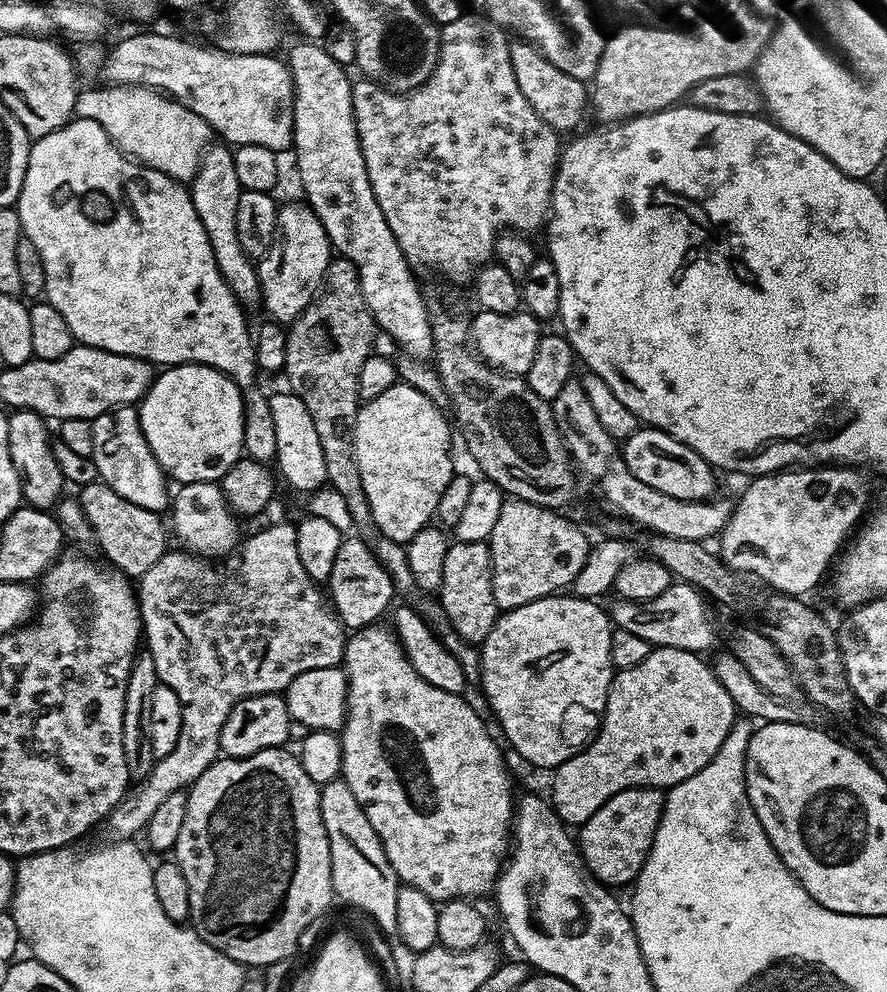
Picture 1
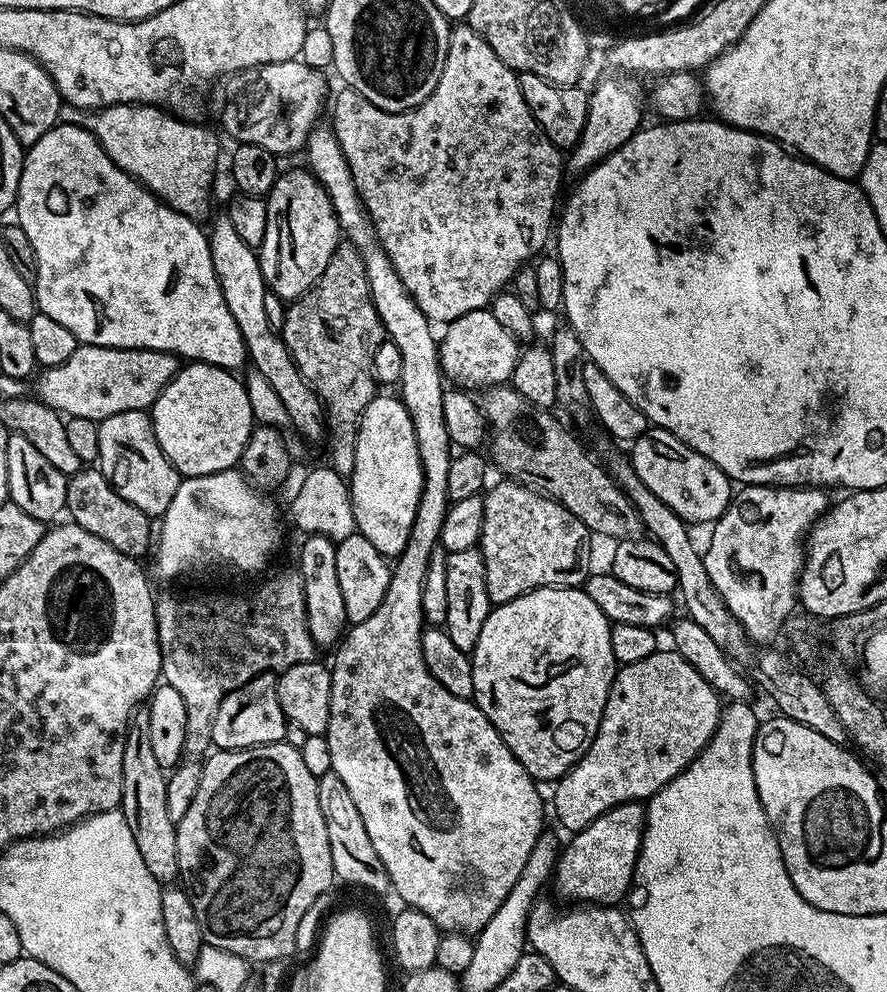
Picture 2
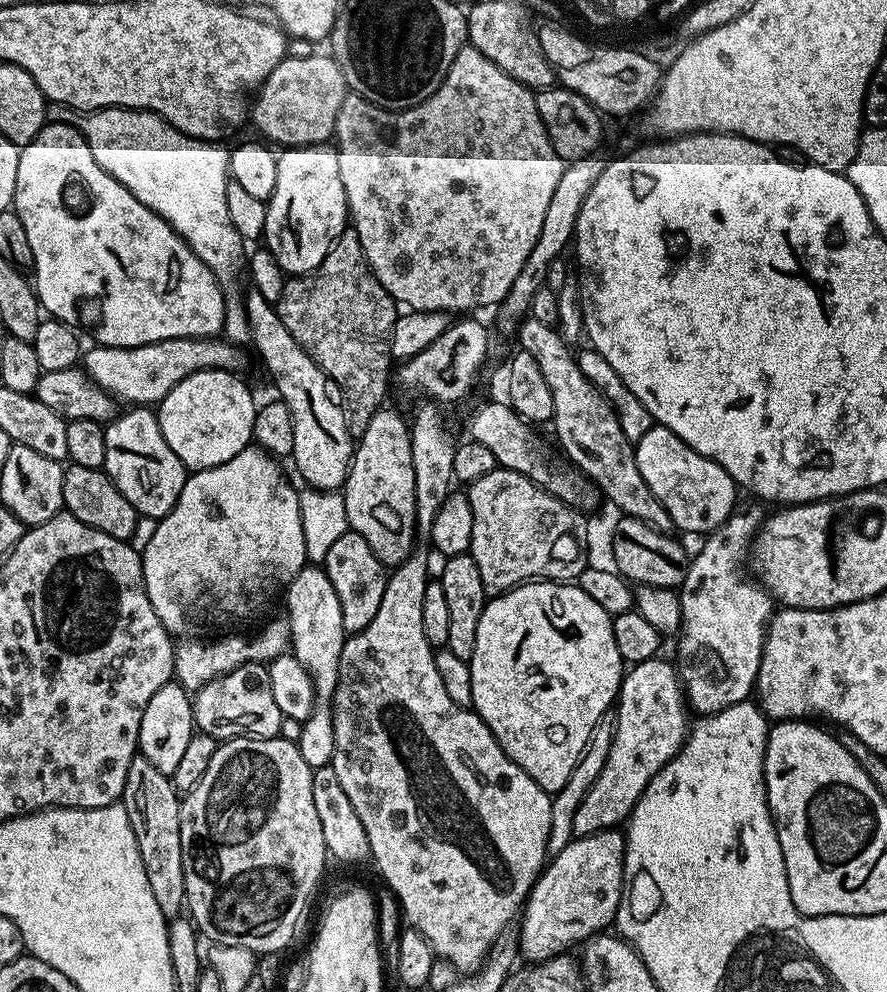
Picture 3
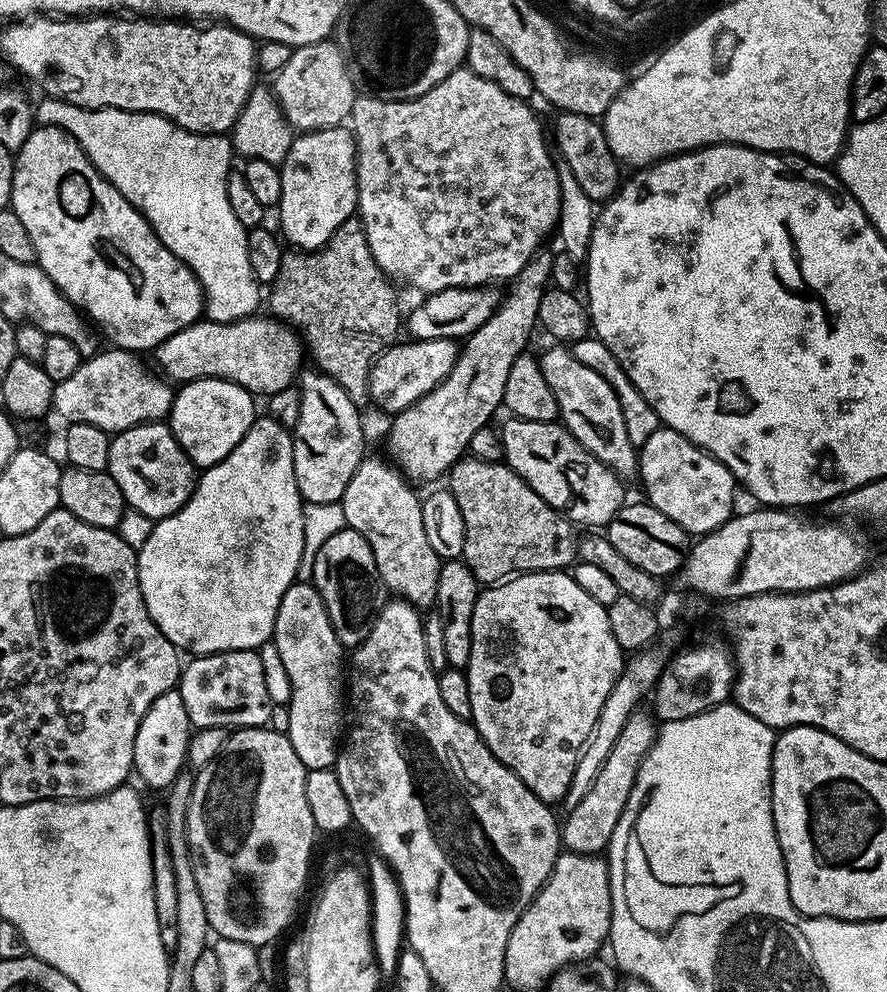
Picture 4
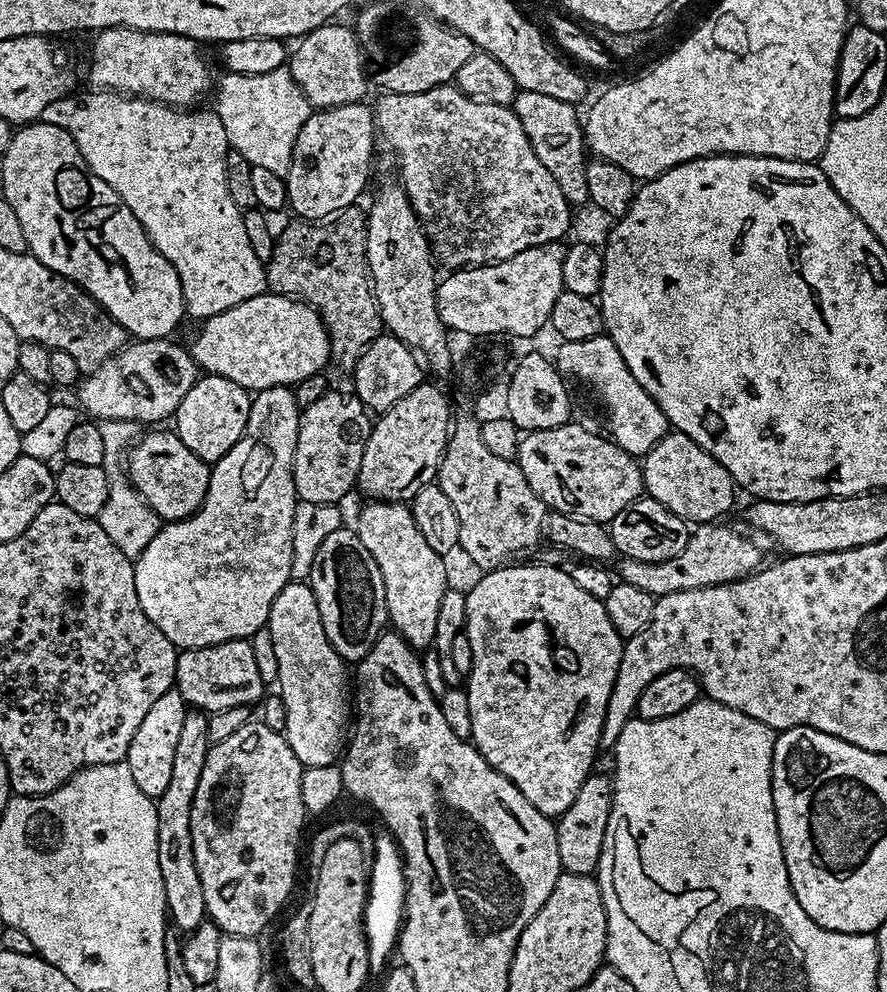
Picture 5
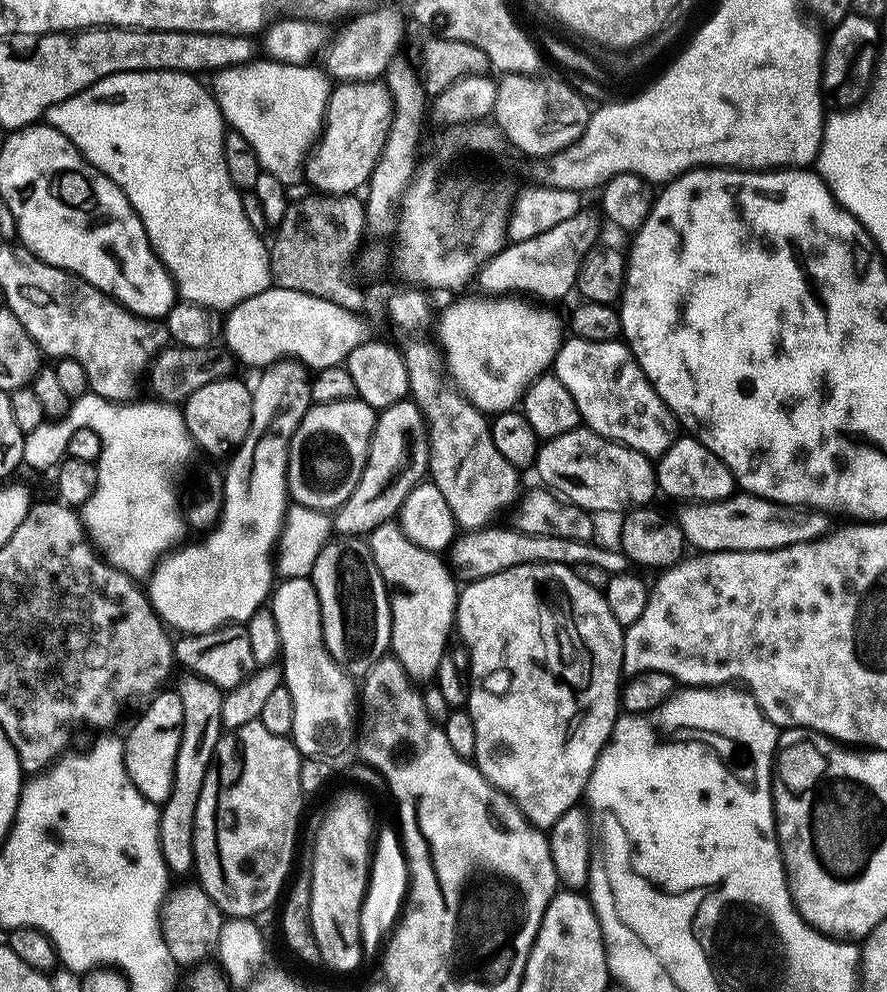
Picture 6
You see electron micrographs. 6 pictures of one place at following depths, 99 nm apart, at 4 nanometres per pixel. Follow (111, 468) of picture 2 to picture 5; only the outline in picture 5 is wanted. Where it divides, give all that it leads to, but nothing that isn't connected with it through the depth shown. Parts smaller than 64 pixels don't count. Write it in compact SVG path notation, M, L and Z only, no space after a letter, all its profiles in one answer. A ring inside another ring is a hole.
M175 431L148 432L143 436L131 445L126 456L126 476L132 487L138 489L161 521L185 520L194 515L208 493L212 477L209 465L191 452Z

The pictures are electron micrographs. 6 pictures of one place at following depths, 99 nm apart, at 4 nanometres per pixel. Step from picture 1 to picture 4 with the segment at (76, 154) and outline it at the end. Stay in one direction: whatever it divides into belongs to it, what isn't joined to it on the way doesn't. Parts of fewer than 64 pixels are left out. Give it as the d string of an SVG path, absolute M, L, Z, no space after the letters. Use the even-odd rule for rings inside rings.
M51 126L33 127L32 133L26 138L26 142L15 153L14 167L12 170L12 199L10 206L22 218L26 225L26 231L30 233L30 239L34 241L36 251L36 263L56 284L56 289L71 302L75 308L85 313L87 319L93 325L100 324L100 328L112 339L111 343L117 348L124 348L126 351L137 354L144 354L144 351L155 350L162 342L166 342L171 335L178 334L184 327L199 321L204 316L204 288L198 282L198 278L178 257L166 247L158 238L158 234L148 225L147 218L126 199L106 177L101 176L100 171L88 160L88 155L80 148L80 143L63 128Z

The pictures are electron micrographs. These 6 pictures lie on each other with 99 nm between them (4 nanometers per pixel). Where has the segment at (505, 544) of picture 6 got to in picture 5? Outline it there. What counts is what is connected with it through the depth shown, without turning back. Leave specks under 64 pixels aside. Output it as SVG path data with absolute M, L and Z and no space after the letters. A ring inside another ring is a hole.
M720 522L699 525L689 535L686 550L682 550L682 554L678 554L678 558L666 558L666 562L638 562L627 558L621 559L619 561L621 564L614 568L615 575L623 583L630 586L638 586L642 590L646 590L646 594L654 597L674 594L678 590L694 590L695 588L705 588L715 584L725 584L731 580L740 580L744 576L749 576L751 572L755 572L762 564L760 552L755 548L757 545L751 539L748 541L742 533L735 532L732 528L723 528L722 525L723 523Z

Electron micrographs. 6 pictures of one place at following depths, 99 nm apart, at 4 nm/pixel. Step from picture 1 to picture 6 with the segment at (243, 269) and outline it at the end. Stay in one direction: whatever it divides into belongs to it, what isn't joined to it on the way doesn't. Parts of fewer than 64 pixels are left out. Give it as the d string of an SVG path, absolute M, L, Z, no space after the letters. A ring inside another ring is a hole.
M359 398L313 404L288 448L289 497L295 503L327 514L341 508L362 478L377 415L377 409Z

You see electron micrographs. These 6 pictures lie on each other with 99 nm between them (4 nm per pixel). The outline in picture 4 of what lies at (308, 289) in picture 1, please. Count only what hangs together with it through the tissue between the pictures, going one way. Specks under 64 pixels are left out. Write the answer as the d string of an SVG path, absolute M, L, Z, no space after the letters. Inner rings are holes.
M347 127L305 131L297 135L279 170L282 178L279 231L293 249L321 248L342 222L353 219L358 198L356 141Z

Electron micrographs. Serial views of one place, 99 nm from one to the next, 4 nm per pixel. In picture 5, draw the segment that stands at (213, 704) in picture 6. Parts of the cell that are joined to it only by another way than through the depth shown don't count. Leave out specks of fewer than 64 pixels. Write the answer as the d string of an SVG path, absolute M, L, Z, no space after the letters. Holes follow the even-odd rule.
M200 710L185 711L178 750L174 750L174 770L170 770L170 783L156 800L158 867L162 870L162 890L166 890L167 915L171 923L184 934L193 932L206 920L202 878L198 878L198 866L194 862L190 814L194 806L194 794L198 794L198 778L202 778L202 766L206 766L209 747L208 716Z

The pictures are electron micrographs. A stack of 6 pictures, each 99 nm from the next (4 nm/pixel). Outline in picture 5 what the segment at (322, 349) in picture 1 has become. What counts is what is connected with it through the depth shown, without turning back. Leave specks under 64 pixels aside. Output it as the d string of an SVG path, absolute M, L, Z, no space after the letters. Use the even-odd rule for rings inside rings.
M353 206L351 208L343 208L341 212L336 213L331 218L325 218L319 222L311 220L293 219L293 224L285 226L281 232L275 237L272 245L272 257L266 261L266 284L273 293L280 293L284 296L295 297L297 300L304 301L316 309L327 328L329 342L331 344L331 363L337 364L340 368L355 369L358 364L358 358L364 353L364 349L381 335L382 325L380 322L380 311L376 305L373 285L370 283L368 275L368 251L366 250L366 234L368 233L368 218L363 207Z

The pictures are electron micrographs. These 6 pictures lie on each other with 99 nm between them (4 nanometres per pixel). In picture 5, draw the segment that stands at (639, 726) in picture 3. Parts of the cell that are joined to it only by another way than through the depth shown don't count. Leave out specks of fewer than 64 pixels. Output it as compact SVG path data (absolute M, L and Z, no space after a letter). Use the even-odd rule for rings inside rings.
M593 774L582 782L578 798L555 821L558 838L558 858L561 869L570 874L592 876L600 865L602 842L606 838L606 826L612 809L612 782L607 775Z

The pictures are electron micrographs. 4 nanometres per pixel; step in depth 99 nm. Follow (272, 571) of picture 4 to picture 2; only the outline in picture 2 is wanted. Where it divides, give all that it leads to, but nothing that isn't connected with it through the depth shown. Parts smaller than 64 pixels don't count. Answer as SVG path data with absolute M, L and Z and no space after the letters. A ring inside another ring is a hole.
M228 468L224 472L209 476L190 476L181 479L174 494L174 502L170 502L163 514L158 543L154 548L156 572L164 580L176 580L179 576L194 571L199 564L208 564L222 568L237 568L240 572L263 573L263 568L271 562L272 555L279 550L280 539L283 536L275 502L259 488L255 488L244 477L243 472L236 468Z

